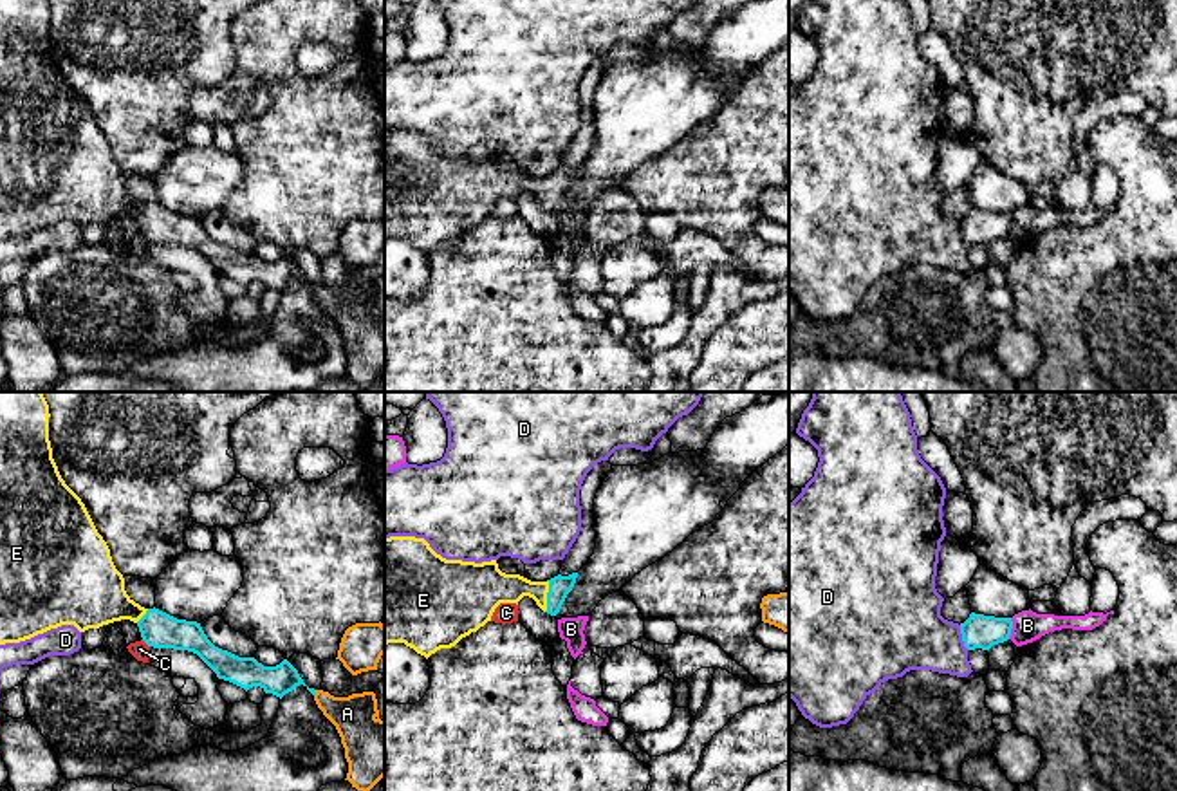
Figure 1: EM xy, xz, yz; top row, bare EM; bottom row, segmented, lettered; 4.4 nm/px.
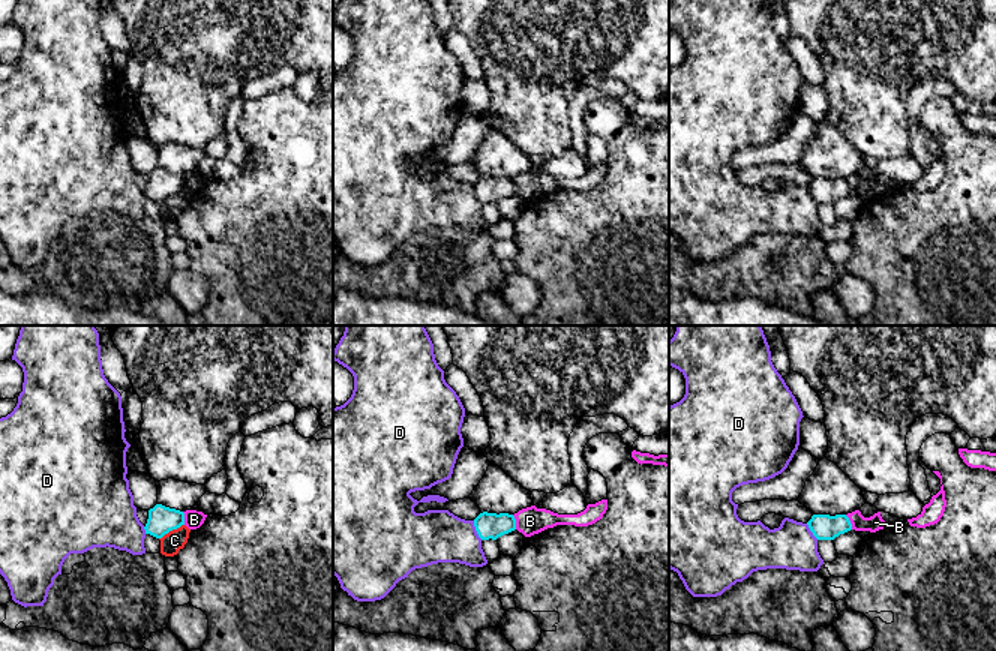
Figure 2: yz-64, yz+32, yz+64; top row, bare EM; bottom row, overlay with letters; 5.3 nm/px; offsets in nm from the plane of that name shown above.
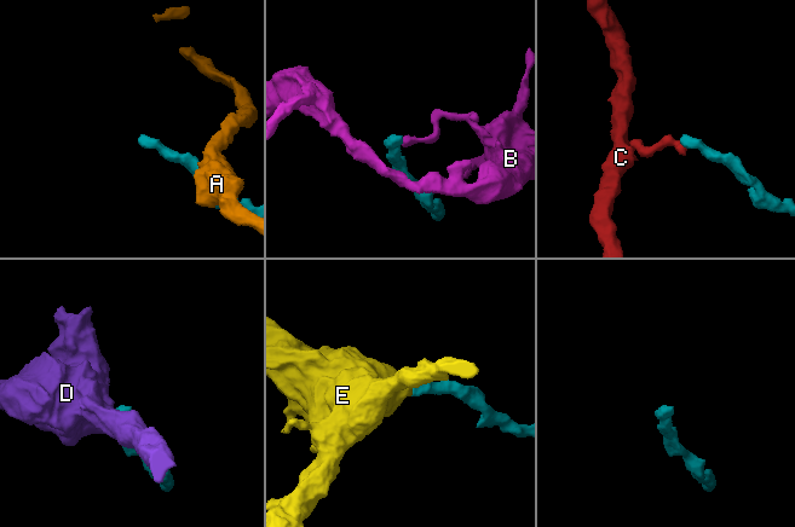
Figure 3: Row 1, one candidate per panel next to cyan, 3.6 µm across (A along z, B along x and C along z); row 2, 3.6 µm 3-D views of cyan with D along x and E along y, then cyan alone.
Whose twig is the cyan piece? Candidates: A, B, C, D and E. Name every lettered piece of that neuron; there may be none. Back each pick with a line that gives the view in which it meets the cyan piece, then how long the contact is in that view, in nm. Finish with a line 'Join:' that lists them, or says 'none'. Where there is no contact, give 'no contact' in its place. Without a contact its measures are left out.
E: contact in xz; length 140 nm
Join: E

